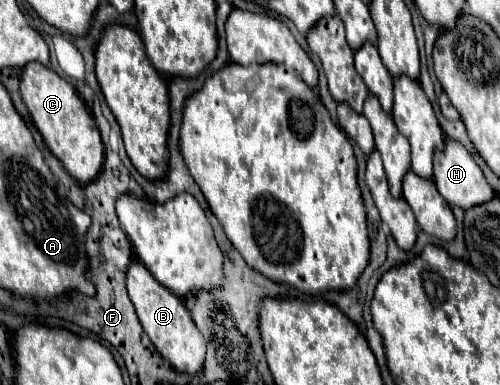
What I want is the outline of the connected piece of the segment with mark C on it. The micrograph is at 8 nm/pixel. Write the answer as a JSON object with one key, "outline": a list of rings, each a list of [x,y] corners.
{"outline":[[[29,63],[21,75],[21,97],[33,117],[35,127],[43,135],[51,153],[61,161],[65,171],[79,183],[93,181],[103,165],[103,143],[93,113],[77,95],[75,87],[41,63]]]}

